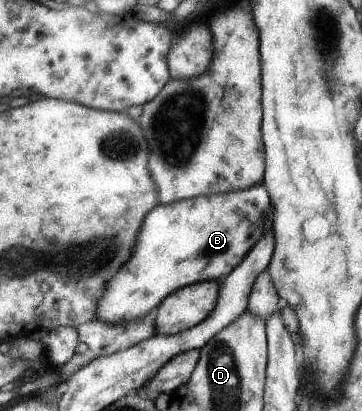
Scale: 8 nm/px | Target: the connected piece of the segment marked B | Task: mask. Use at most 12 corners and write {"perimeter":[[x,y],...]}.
{"perimeter":[[264,181],[145,216],[94,319],[228,276],[273,227]]}

